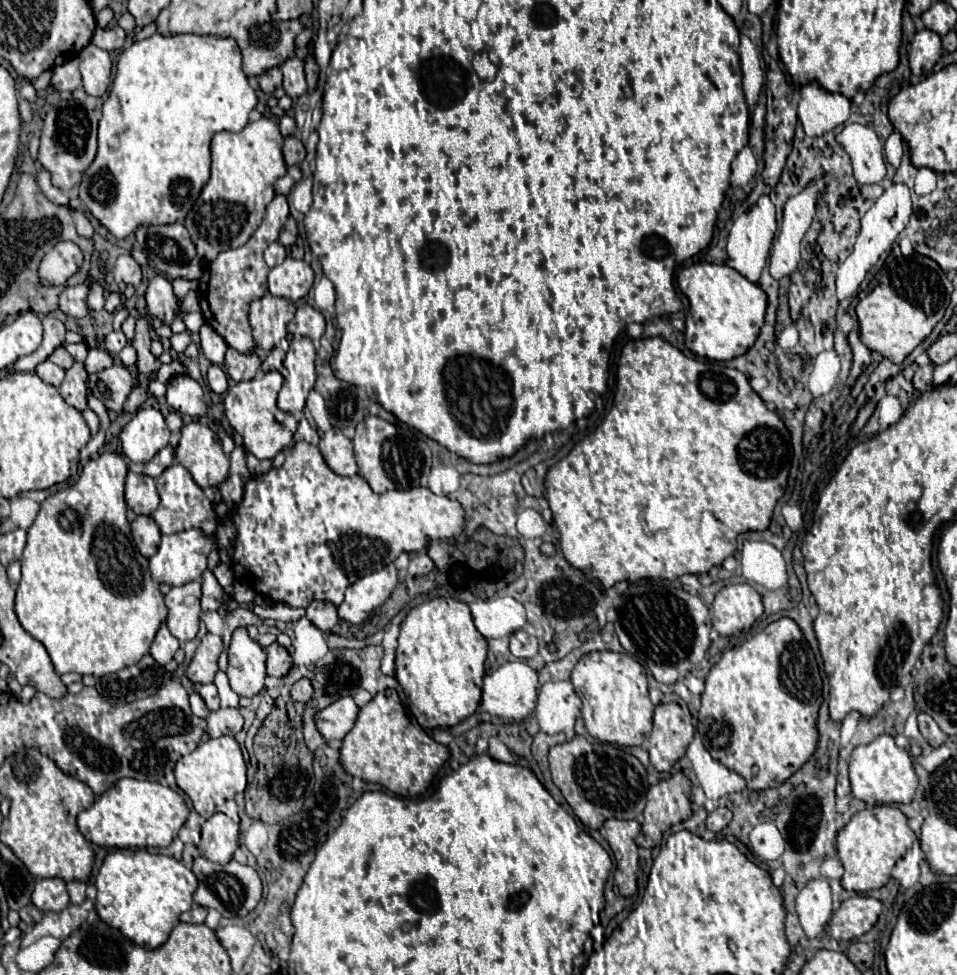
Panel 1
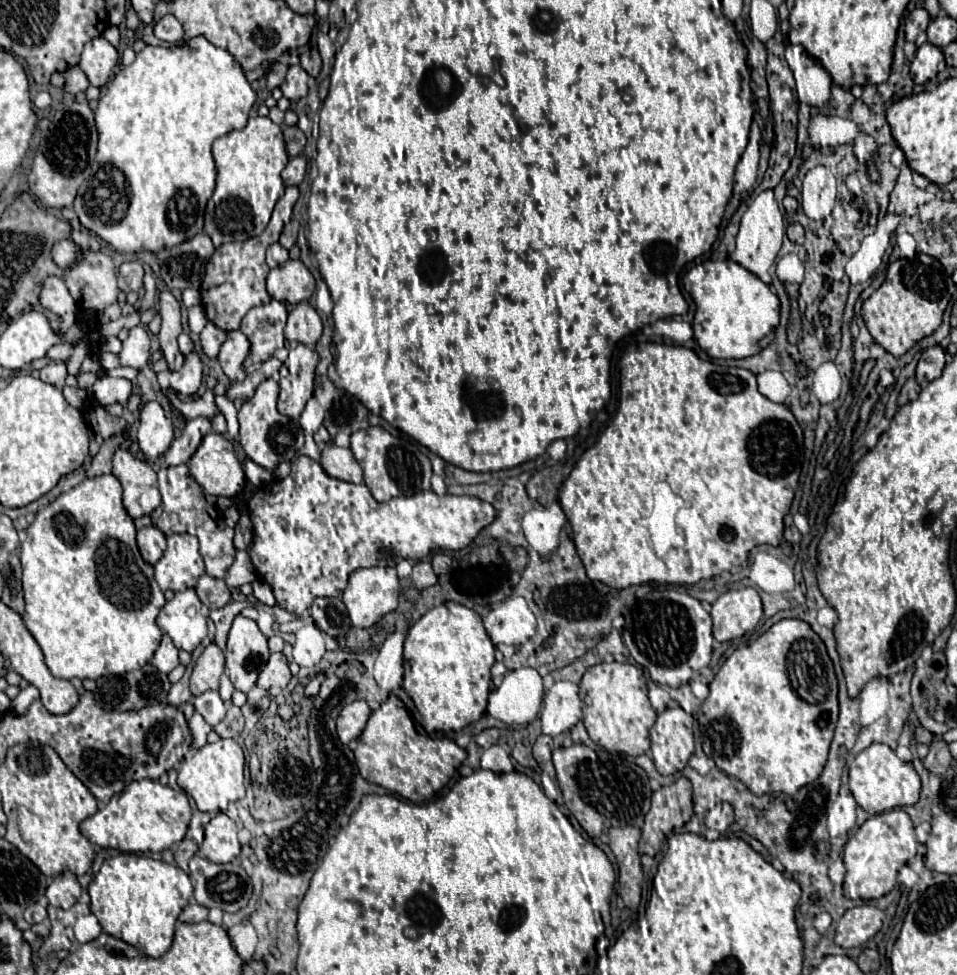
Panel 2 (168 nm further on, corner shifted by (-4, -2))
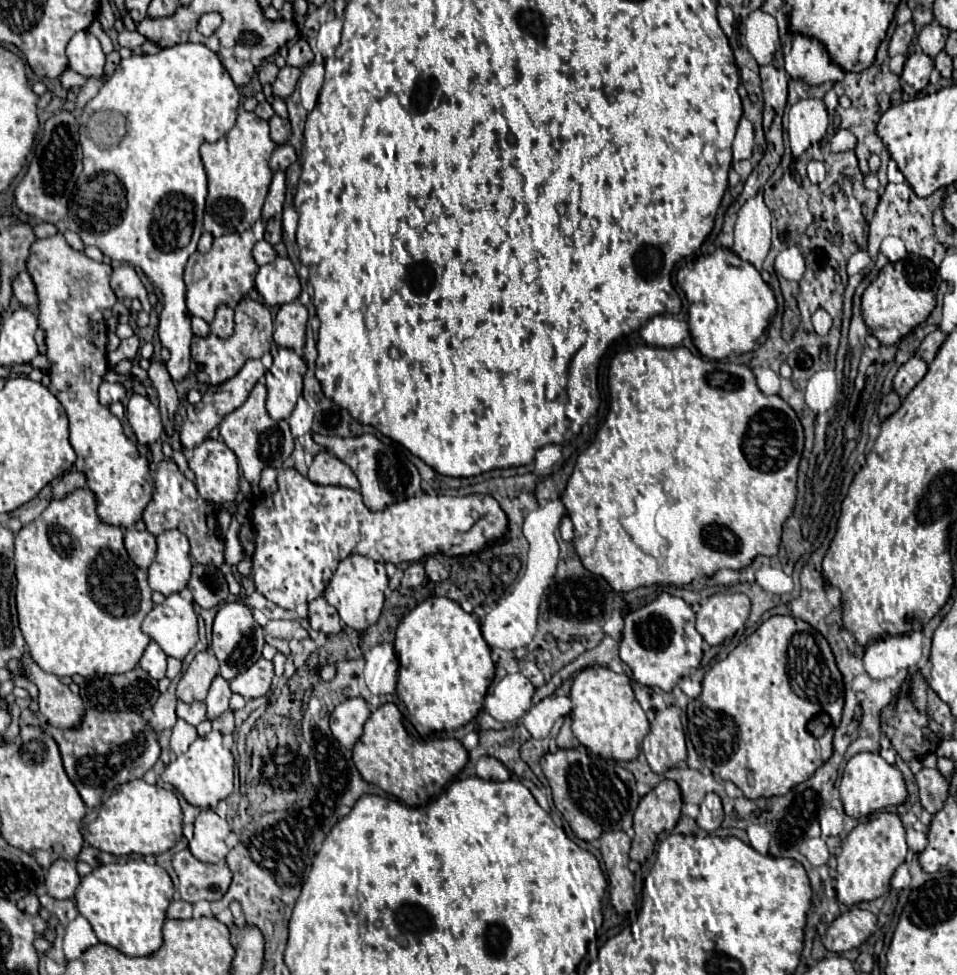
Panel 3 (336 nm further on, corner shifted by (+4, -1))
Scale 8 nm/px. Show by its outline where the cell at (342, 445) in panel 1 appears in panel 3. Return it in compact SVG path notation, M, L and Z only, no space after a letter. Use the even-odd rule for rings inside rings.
M320 451L314 457L314 461L308 469L308 479L318 485L342 485L342 487L350 487L354 491L360 489L354 471L344 461L330 455L328 451Z

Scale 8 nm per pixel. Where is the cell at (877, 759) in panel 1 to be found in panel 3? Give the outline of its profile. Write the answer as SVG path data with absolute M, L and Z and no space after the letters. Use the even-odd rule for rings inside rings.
M856 753L844 767L844 773L842 773L842 781L840 781L840 797L842 797L842 803L844 803L844 811L858 819L858 817L864 817L864 815L870 815L874 811L880 811L888 805L900 805L904 803L904 799L908 797L908 791L906 791L906 783L904 783L904 777L902 773L898 771L896 765L890 765L886 763L880 753Z

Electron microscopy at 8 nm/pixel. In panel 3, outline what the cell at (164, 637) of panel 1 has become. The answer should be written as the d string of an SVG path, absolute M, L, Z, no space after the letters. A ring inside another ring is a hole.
M156 641L148 643L148 647L140 659L140 667L144 671L148 671L150 677L154 677L154 679L162 679L166 675L166 655Z

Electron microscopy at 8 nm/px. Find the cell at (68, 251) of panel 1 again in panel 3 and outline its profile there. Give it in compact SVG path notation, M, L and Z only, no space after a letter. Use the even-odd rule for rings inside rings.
M56 233L34 241L26 269L38 289L38 323L46 331L48 359L52 363L50 391L68 413L70 443L78 455L76 467L86 473L86 485L94 491L102 521L108 525L130 527L142 517L142 511L152 499L154 485L148 461L124 435L118 417L98 401L98 385L102 383L102 375L108 371L108 337L102 313L116 303L116 295L108 285L112 267L74 251L66 243L64 235Z

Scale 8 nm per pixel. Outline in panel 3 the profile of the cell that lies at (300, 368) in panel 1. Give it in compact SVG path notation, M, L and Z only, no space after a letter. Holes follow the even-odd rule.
M276 347L274 365L266 373L266 409L272 419L288 419L294 411L298 397L302 395L302 381L308 365L304 357L292 349Z

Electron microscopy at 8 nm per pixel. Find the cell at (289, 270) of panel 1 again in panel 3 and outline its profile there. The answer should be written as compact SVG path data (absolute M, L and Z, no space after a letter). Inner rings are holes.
M276 257L276 261L260 267L256 275L256 289L268 307L292 303L302 291L292 261L282 257Z

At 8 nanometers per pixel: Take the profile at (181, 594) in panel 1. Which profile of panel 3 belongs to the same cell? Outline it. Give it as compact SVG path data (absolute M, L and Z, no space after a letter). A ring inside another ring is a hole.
M180 593L170 595L146 615L142 631L150 635L166 655L184 659L198 643L198 619L192 601L184 599Z

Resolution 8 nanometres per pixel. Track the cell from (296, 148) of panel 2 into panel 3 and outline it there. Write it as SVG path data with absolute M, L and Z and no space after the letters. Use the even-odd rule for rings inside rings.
M274 115L270 119L270 137L276 145L284 145L288 143L292 131L290 131L290 121L288 119L280 119L278 115Z

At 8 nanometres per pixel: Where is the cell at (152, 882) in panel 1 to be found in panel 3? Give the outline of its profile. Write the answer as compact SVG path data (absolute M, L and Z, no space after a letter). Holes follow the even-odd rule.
M128 859L124 863L108 863L108 865L98 865L90 875L82 877L82 883L76 889L76 907L80 915L84 915L98 941L116 947L124 955L130 957L142 957L142 955L152 955L164 945L162 937L162 925L166 921L166 909L174 897L174 883L166 869L160 865L150 865L144 859Z

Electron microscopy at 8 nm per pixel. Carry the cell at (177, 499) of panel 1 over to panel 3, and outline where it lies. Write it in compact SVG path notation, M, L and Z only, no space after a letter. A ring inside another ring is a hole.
M160 461L152 477L154 477L154 497L144 509L146 529L154 535L158 535L160 531L168 531L168 529L182 531L190 539L190 549L192 549L192 557L196 563L220 567L224 563L226 541L218 535L218 527L208 525L208 515L212 513L212 505L206 503L198 495L194 483L188 481L180 473L174 461Z

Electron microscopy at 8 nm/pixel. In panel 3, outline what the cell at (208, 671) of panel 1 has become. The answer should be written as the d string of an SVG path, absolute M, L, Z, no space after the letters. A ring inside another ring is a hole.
M210 649L196 653L194 661L190 663L188 671L182 675L178 683L178 699L180 701L196 701L196 699L206 699L206 693L210 689L212 679L218 675L218 659Z

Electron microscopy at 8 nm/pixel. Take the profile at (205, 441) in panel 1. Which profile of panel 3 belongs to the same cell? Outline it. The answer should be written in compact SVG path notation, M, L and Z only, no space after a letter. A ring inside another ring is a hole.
M222 439L202 441L188 461L196 475L196 487L202 499L214 503L232 503L238 495L238 461Z

